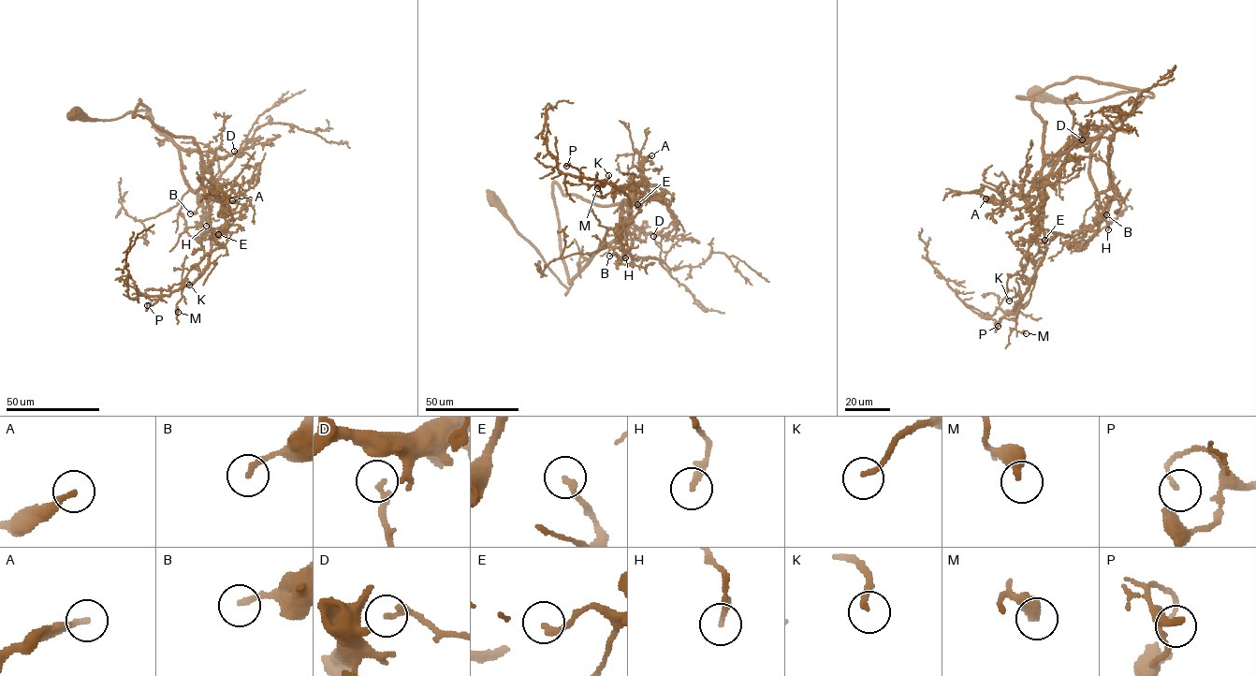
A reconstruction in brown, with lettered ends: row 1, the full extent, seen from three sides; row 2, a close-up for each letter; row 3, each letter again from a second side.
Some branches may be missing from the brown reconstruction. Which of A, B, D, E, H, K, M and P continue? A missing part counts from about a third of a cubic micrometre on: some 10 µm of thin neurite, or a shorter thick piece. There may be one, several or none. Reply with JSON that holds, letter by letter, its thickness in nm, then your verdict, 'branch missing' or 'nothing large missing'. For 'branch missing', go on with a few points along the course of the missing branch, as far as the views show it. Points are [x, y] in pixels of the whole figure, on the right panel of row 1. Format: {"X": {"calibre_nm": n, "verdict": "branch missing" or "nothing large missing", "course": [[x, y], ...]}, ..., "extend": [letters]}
{"A": {"calibre_nm": 240, "verdict": "nothing large missing"}, "B": {"calibre_nm": 200, "verdict": "nothing large missing"}, "D": {"calibre_nm": 170, "verdict": "nothing large missing"}, "E": {"calibre_nm": 220, "verdict": "nothing large missing"}, "H": {"calibre_nm": 240, "verdict": "branch missing", "course": [[1108, 229], [1108, 237], [1117, 245]]}, "K": {"calibre_nm": 170, "verdict": "nothing large missing"}, "M": {"calibre_nm": 360, "verdict": "nothing large missing"}, "P": {"calibre_nm": 170, "verdict": "nothing large missing"}, "extend": ["H"]}

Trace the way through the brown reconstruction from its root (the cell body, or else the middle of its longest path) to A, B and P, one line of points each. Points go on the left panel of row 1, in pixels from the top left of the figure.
A: (73, 113), (114, 120), (148, 110), (157, 130), (200, 154), (205, 195), (232, 200)
B: (73, 113), (114, 120), (148, 110), (155, 128), (178, 147), (184, 182), (206, 208), (190, 213)
P: (73, 113), (114, 120), (148, 110), (157, 130), (200, 154), (209, 263), (193, 282), (147, 305)

